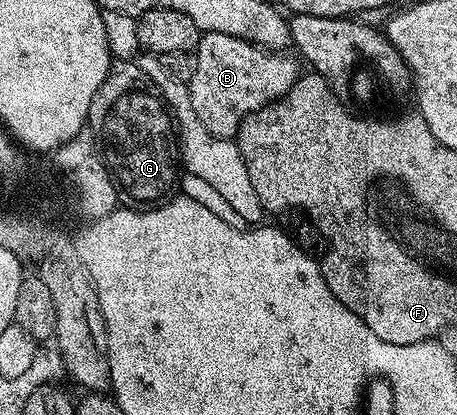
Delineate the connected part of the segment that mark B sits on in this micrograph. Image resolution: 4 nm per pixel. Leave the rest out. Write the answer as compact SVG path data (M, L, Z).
M213 32L212 34L204 33L199 40L199 49L194 51L194 56L197 60L197 72L193 72L191 81L187 86L187 97L189 99L191 110L195 113L195 119L197 119L213 137L227 138L230 140L234 139L236 135L238 135L239 126L245 118L248 118L253 112L257 112L262 106L267 106L271 102L276 102L278 98L285 96L293 87L295 87L295 81L301 76L301 69L299 70L300 63L296 61L294 57L291 59L289 55L290 53L287 52L264 50L262 46L254 46L253 43L241 40L237 36L225 36L225 32Z

